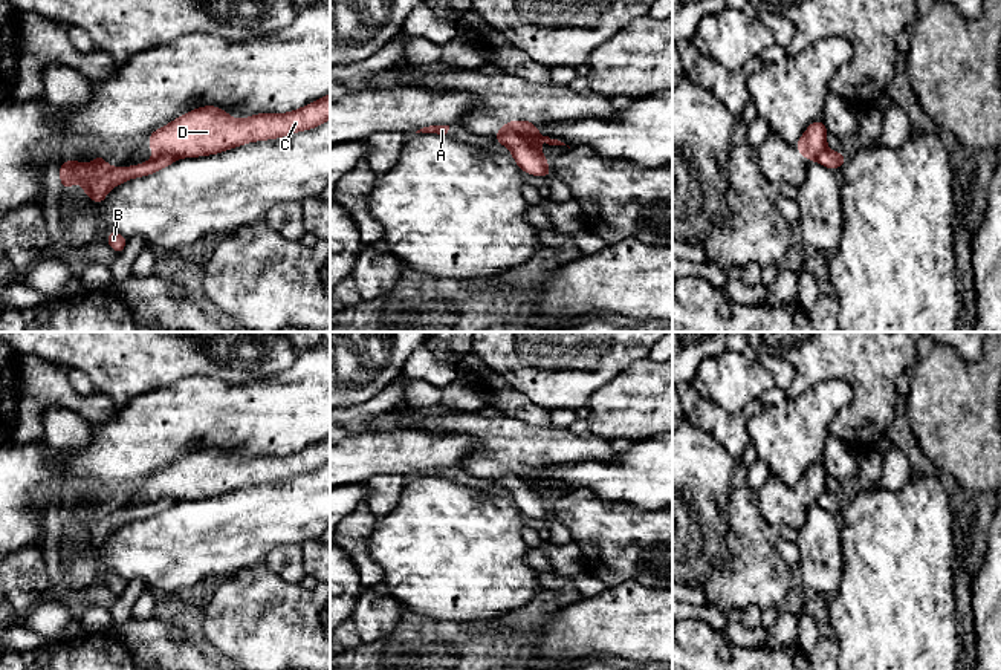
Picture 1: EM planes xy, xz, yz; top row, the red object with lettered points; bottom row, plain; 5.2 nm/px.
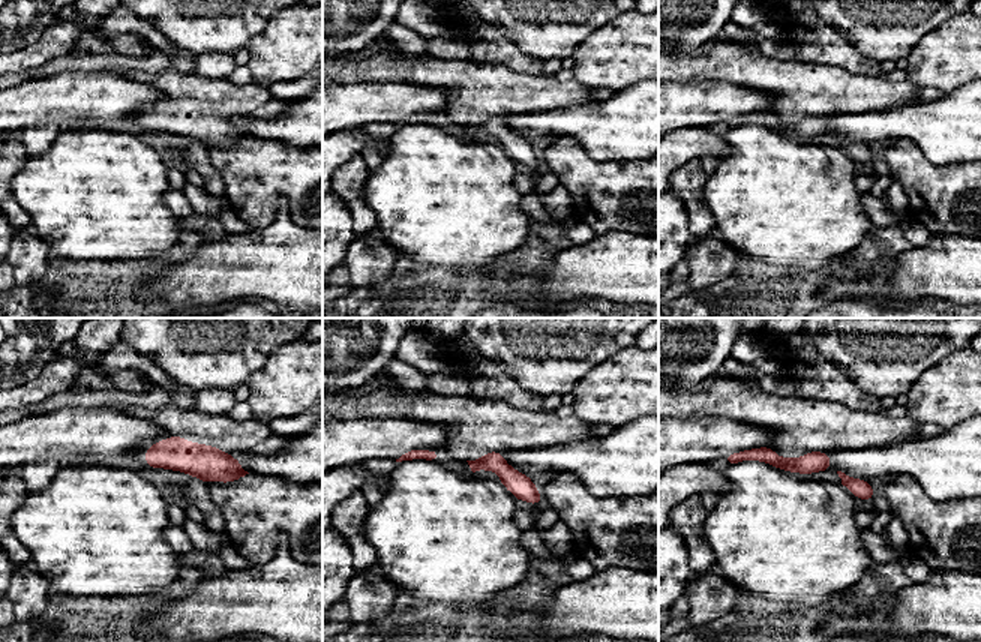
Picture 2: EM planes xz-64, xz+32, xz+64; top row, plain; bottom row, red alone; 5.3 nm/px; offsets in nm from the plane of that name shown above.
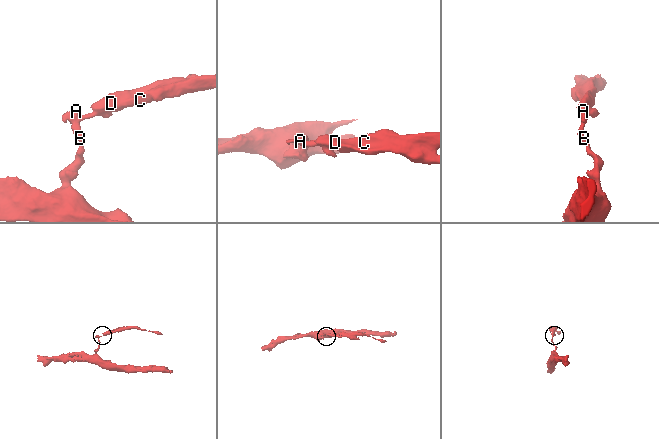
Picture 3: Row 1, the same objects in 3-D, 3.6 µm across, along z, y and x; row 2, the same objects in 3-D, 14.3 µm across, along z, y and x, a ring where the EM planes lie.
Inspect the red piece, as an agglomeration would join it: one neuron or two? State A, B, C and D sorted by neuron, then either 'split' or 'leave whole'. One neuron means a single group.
A B / C D | split

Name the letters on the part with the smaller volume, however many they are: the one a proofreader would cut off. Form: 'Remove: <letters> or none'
Remove: C, D

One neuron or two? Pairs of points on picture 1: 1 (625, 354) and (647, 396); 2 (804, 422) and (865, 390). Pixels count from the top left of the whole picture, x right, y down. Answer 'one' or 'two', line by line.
1: two
2: two

